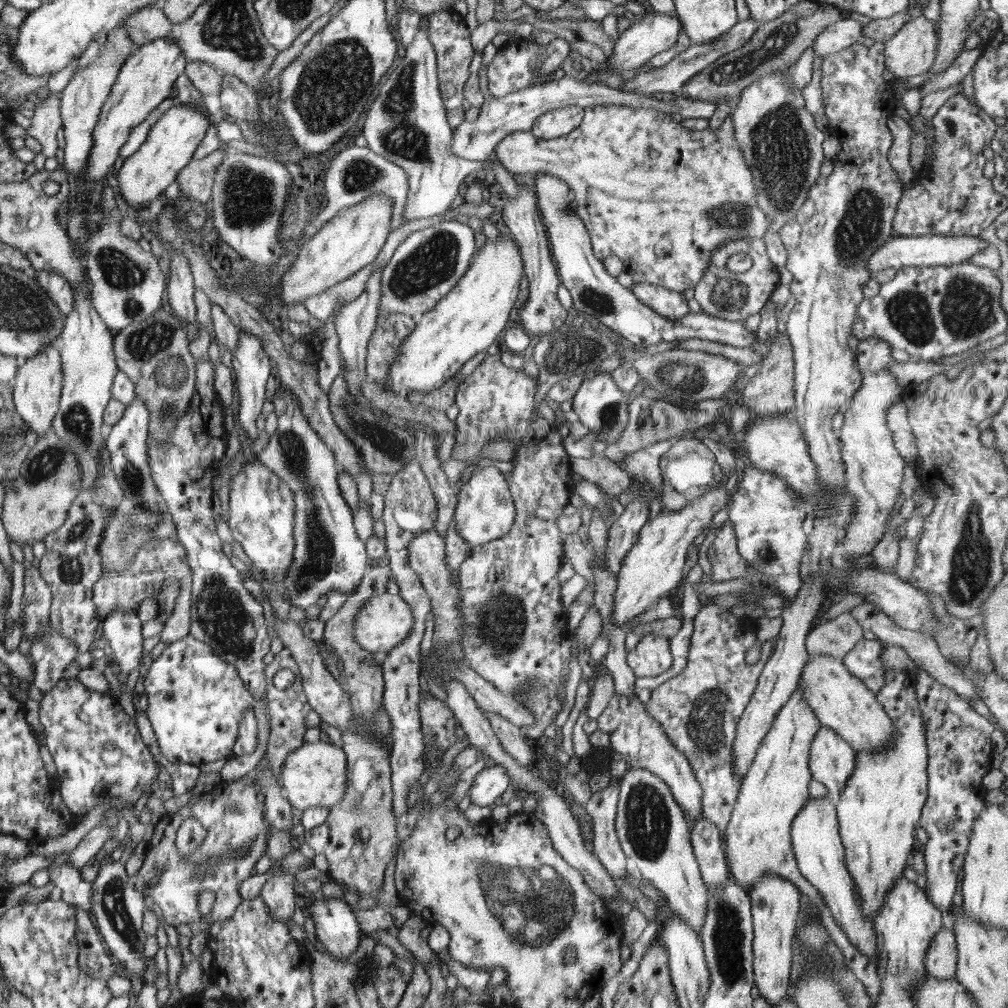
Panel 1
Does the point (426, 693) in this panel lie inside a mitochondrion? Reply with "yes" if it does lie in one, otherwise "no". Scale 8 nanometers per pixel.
no

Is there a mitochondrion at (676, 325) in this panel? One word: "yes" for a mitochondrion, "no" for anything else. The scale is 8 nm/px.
no

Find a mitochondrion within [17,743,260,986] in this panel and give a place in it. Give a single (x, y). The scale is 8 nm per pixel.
(114, 902)

